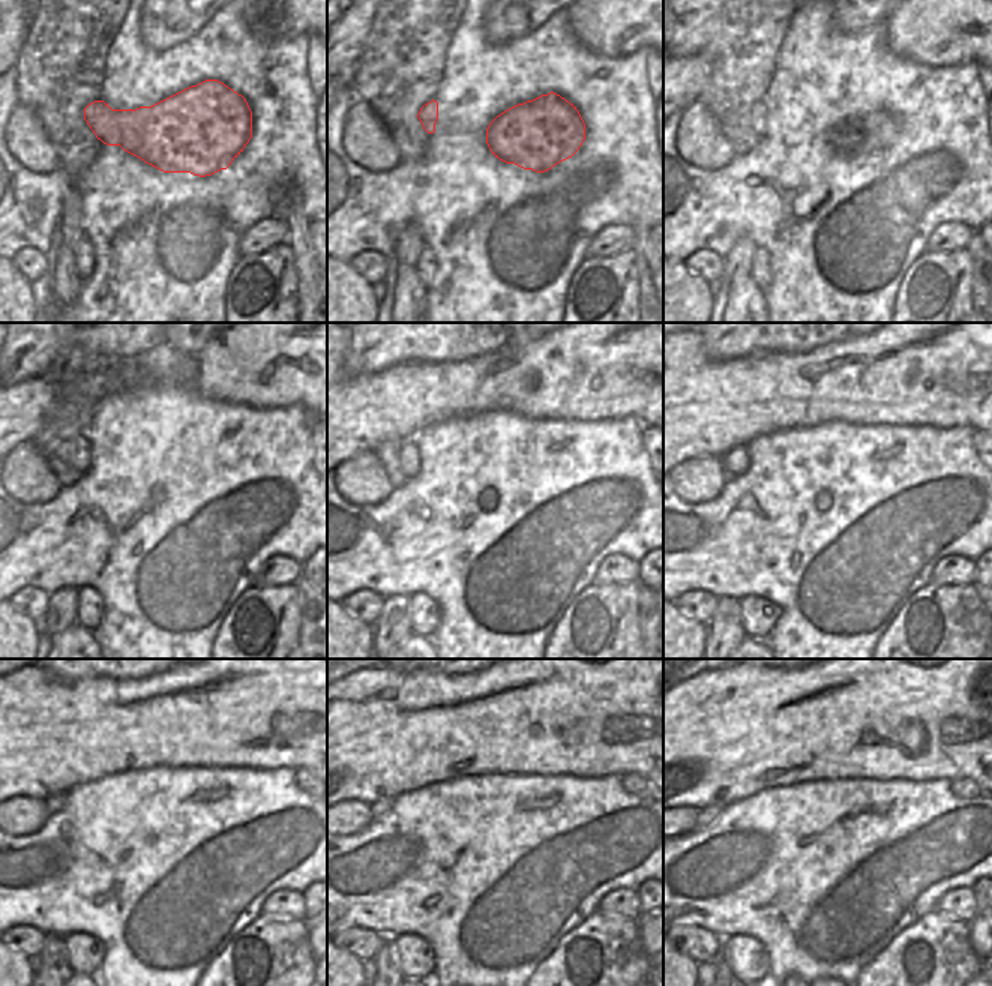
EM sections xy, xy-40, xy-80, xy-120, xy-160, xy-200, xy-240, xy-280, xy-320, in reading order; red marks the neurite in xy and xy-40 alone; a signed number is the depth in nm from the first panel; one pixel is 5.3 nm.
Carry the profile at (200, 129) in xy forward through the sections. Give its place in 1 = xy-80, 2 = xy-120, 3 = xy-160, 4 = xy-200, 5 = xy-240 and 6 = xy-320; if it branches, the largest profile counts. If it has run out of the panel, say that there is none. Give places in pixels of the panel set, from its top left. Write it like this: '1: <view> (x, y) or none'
1: xy-80 (845, 137)
2: xy-120 (81, 447)
3: xy-160 (408, 455)
4: xy-200 (737, 461)
5: xy-240 (54, 803)
6: xy-320 (709, 814)

